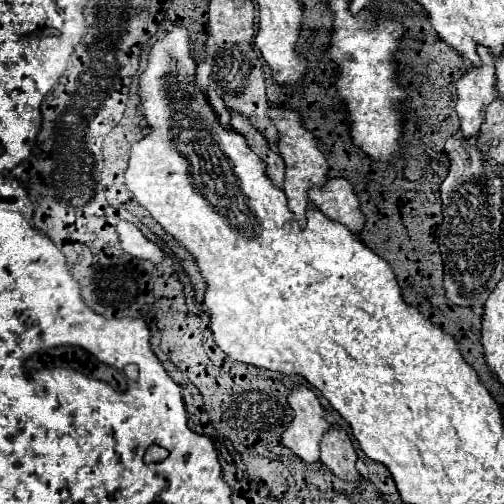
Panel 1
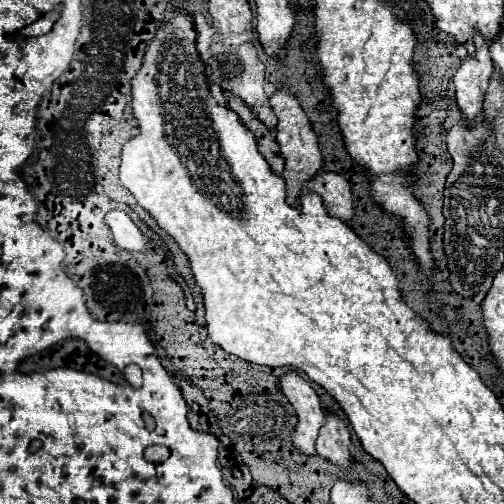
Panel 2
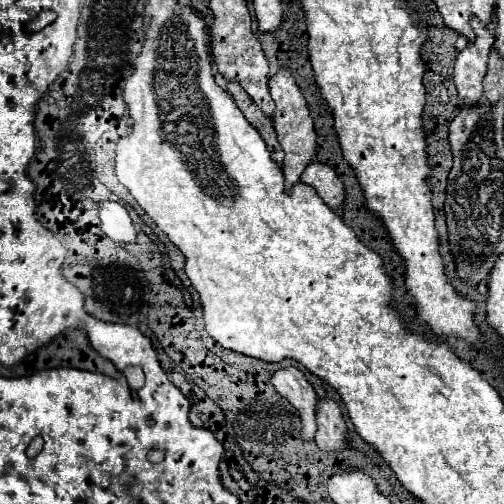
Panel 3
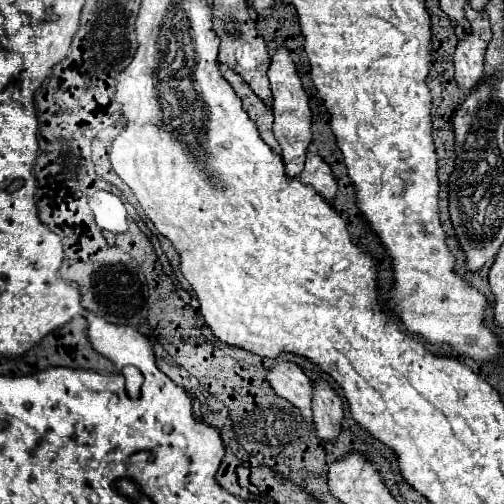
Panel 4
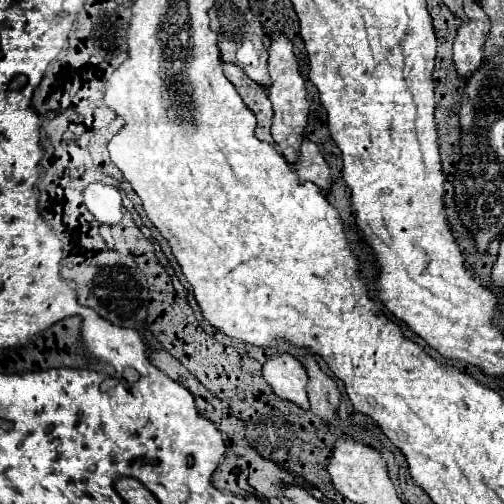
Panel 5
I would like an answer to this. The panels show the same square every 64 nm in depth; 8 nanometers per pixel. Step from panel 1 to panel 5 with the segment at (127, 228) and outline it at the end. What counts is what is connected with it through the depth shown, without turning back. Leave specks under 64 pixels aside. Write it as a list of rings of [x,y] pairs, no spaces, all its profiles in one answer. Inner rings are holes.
[[[90,182],[84,192],[84,204],[86,208],[96,216],[100,224],[116,224],[122,218],[122,196],[120,190],[102,184],[102,182]]]

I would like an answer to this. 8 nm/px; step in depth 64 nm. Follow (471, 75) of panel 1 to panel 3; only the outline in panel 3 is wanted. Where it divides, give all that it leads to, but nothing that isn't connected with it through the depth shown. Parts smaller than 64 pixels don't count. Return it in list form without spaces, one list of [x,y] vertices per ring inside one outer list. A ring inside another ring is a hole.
[[[476,16],[470,18],[470,26],[476,34],[476,40],[458,52],[454,64],[454,84],[464,104],[472,106],[482,98],[482,78],[486,74],[486,62],[490,46],[494,44],[494,34],[484,28]]]

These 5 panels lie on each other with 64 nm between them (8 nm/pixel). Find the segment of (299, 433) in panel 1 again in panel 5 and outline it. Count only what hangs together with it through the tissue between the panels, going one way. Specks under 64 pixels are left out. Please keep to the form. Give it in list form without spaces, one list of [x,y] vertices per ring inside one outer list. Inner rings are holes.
[[[276,352],[268,356],[262,366],[262,374],[280,398],[290,400],[304,410],[310,408],[306,396],[306,370],[294,356],[286,352]]]

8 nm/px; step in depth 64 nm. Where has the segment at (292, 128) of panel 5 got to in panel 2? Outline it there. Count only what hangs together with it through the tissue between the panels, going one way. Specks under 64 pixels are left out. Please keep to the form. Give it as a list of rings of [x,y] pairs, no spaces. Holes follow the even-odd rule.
[[[282,86],[270,96],[270,102],[272,102],[272,110],[274,110],[276,118],[278,118],[276,142],[280,144],[280,152],[284,156],[284,160],[286,160],[282,178],[286,180],[288,202],[296,204],[296,198],[298,198],[298,192],[304,186],[304,180],[308,180],[308,176],[314,176],[322,168],[322,156],[320,156],[320,150],[318,150],[318,138],[316,138],[316,132],[312,130],[312,124],[310,124],[306,112],[302,110],[298,98],[294,96],[294,92],[290,92],[286,86]]]

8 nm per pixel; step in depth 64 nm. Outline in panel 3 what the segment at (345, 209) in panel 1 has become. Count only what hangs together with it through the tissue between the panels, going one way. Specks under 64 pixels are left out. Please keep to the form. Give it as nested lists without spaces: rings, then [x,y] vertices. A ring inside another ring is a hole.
[[[312,160],[312,162],[308,164],[308,168],[304,170],[304,174],[302,174],[300,180],[302,180],[304,184],[316,188],[318,196],[320,196],[332,210],[336,210],[336,208],[342,206],[342,202],[344,202],[344,186],[342,186],[342,182],[338,180],[336,172],[334,172],[330,166],[326,166],[326,164],[318,162],[318,160]]]

